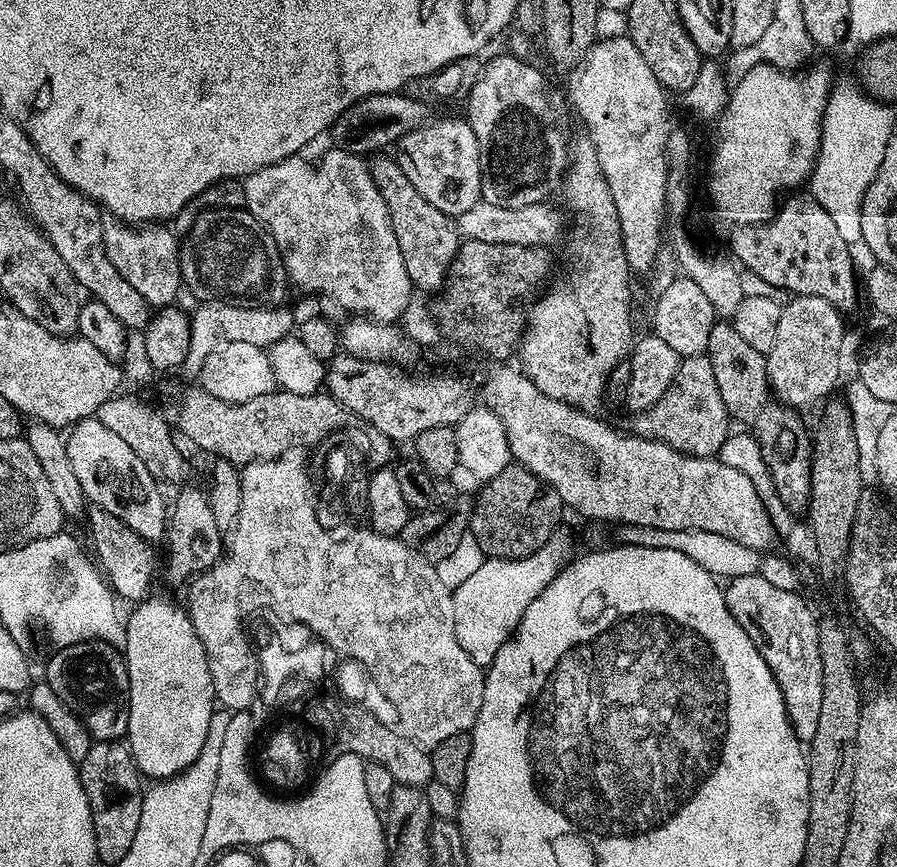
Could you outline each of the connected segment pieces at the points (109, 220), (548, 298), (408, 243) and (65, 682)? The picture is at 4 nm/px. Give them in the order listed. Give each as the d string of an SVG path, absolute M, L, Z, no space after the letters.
M104 216L104 249L118 266L122 278L146 298L146 302L153 306L168 306L179 292L182 292L180 278L180 245L177 233L171 227L160 222L153 222L143 226L133 226L125 221L117 220L115 216Z
M588 138L579 140L574 144L574 155L562 181L562 192L564 188L565 202L574 211L580 212L580 221L568 240L568 249L564 252L568 261L565 262L560 277L556 281L553 279L527 309L526 323L518 345L518 368L534 386L538 386L542 394L546 394L546 398L561 400L563 404L579 408L581 412L595 413L600 400L602 404L605 399L608 376L614 366L618 366L630 352L628 335L632 332L632 288L628 285L630 271L623 252L618 211L613 195L610 194L610 187L603 176L592 141Z
M376 154L371 157L370 167L374 186L378 186L378 194L382 194L382 202L386 202L386 210L390 214L390 226L394 230L394 238L398 238L398 250L402 250L402 262L406 262L406 274L410 278L413 289L424 292L439 293L448 277L450 262L456 257L460 245L460 235L453 217L447 216L438 206L430 206L418 190L414 190L410 178L402 174L400 165L388 154Z
M87 640L65 644L55 651L44 668L43 679L50 690L70 706L93 741L124 740L128 734L128 671L121 649L101 640Z

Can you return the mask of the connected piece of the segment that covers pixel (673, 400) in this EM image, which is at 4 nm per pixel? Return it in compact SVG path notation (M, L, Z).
M707 355L683 357L666 394L658 398L656 405L631 419L631 435L660 440L686 456L715 457L730 435L730 417L722 402L722 394L718 394L718 382L714 370L710 370Z

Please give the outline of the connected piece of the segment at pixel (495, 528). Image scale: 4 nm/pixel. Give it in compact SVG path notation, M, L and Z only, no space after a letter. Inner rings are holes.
M515 462L508 463L494 478L483 481L480 493L474 496L472 514L468 520L470 533L477 540L478 546L484 551L485 557L500 560L500 554L522 554L522 558L533 556L545 542L554 534L556 528L561 527L560 520L566 513L566 506L558 494L546 482L542 482L530 470L526 470Z

